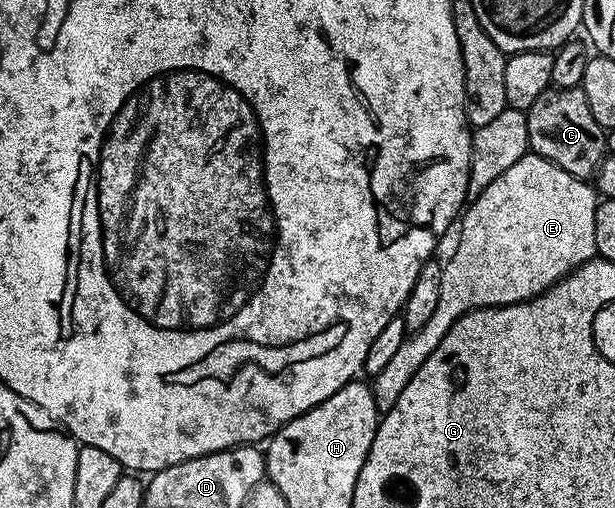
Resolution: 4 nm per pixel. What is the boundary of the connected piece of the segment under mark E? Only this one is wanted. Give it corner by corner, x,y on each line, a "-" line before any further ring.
527,154
519,158
514,166
494,179
490,186
486,186
486,190
483,190
482,194
478,194
476,200
471,201
463,209
462,219
459,221
459,224
461,223
460,241
457,242
456,249
452,252
452,257
446,262
443,261
442,294
438,294
438,306
434,309
434,315
430,318
430,322
426,322
426,326
422,326
416,332
411,333
405,339
404,344
398,346
398,351
390,357
390,363
378,375
371,377
370,387
374,394
374,402
378,411
382,414
386,413
392,409
394,402
398,402
398,394
402,394
406,382
410,382
410,378
414,378
414,374
420,369
422,362
426,362
426,358
430,358
430,354
438,346
438,342
442,342
442,338
448,333
455,320
462,318
467,312
472,312
475,308
495,308
497,304
517,304
523,300
533,300
535,296
542,294
550,286
554,286
562,277
569,276
575,268
593,259
597,255
596,239
594,238
594,218
596,217
597,203
598,193
591,183
585,182
581,177
570,174
558,166
554,166
554,162
535,154

